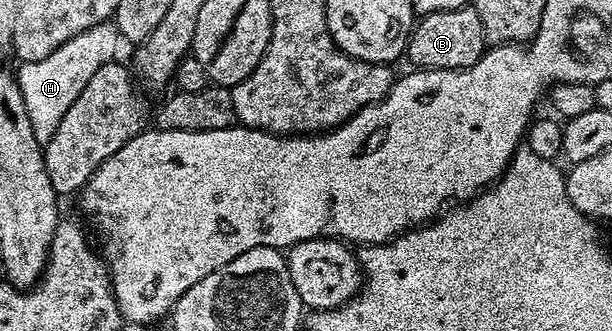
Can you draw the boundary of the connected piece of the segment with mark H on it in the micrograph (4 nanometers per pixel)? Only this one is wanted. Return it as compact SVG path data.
M114 20L102 21L97 23L97 27L91 27L82 37L74 37L69 39L69 43L61 43L61 47L53 51L53 55L45 55L45 59L36 61L25 61L18 66L17 80L25 99L25 111L29 111L29 123L33 123L33 135L37 135L40 145L47 145L49 139L53 139L61 119L65 119L65 111L69 111L69 107L73 107L73 99L81 95L83 87L78 80L75 82L75 76L79 73L79 64L83 57L103 48L102 60L114 61L119 45L121 46L121 38Z

